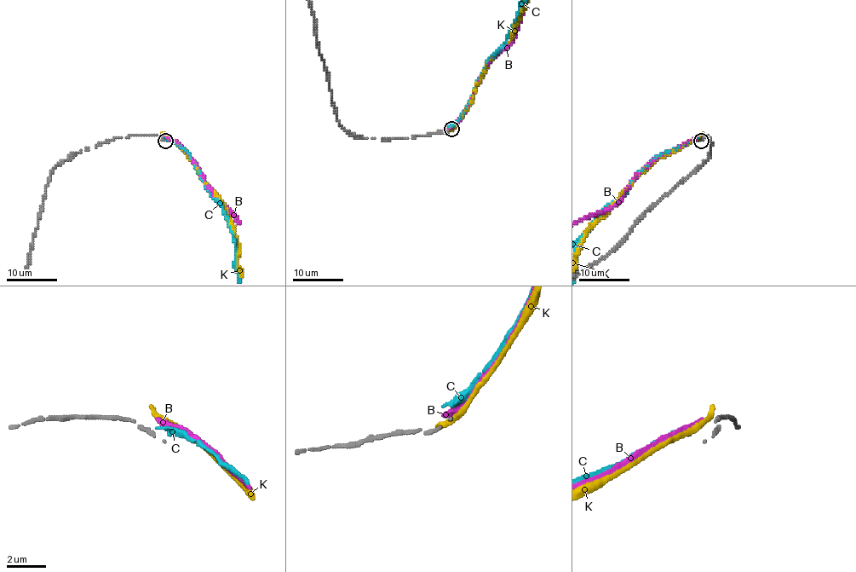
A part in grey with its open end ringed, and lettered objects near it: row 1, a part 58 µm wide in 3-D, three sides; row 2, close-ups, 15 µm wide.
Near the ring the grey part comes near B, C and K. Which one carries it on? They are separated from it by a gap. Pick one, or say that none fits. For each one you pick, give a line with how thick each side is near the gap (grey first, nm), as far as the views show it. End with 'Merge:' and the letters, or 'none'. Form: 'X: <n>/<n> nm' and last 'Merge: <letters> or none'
Merge: none

